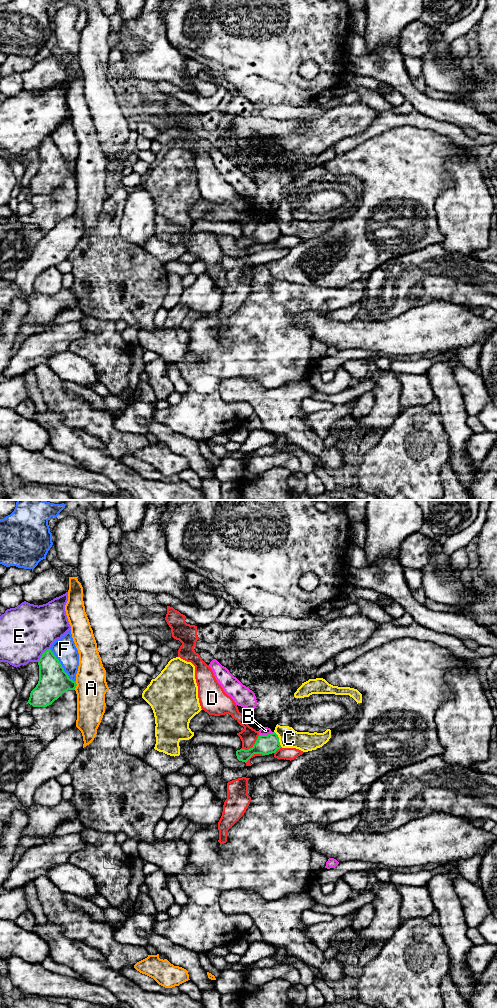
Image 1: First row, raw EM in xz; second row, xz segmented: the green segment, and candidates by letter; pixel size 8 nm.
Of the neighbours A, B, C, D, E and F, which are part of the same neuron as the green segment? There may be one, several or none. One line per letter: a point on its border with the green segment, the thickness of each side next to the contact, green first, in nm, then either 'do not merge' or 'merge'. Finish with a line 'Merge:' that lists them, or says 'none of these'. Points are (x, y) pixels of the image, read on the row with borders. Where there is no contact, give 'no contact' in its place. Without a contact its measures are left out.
A: xz (76, 685) | 240/240 nm | do not merge
B: xz (266, 735) | 160/60 nm | do not merge
C: xz (278, 739) | 160/160 nm | do not merge
D: xz (253, 746) | 160/140 nm | do not merge
E: xz (42, 654) | 240/420 nm | do not merge
F: xz (61, 666) | 240/180 nm | do not merge
Merge: none of these

